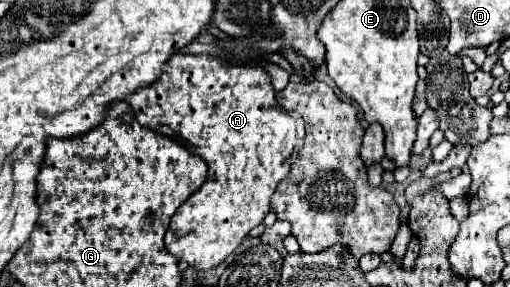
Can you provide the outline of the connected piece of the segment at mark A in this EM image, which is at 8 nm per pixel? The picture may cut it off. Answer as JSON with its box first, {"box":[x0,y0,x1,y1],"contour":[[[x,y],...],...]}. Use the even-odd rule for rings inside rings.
{"box":[125,53,305,271],"contour":[[[175,53],[167,61],[157,83],[131,93],[125,101],[133,107],[135,117],[143,127],[179,143],[183,139],[183,143],[187,143],[187,147],[207,163],[207,181],[177,209],[165,235],[165,247],[173,257],[189,263],[191,267],[203,271],[217,267],[271,211],[269,199],[277,183],[289,175],[293,157],[303,145],[305,125],[301,115],[277,107],[267,71],[251,65],[223,65],[217,57],[187,53]]]}

